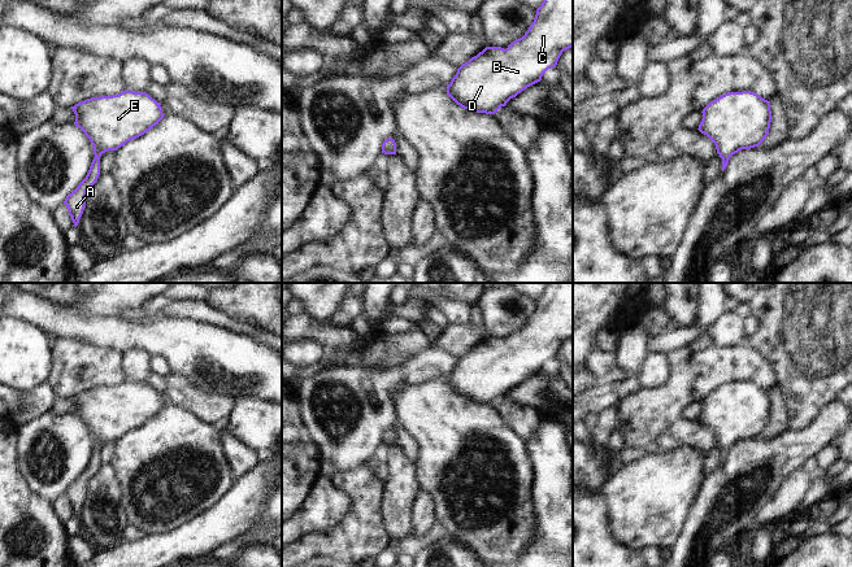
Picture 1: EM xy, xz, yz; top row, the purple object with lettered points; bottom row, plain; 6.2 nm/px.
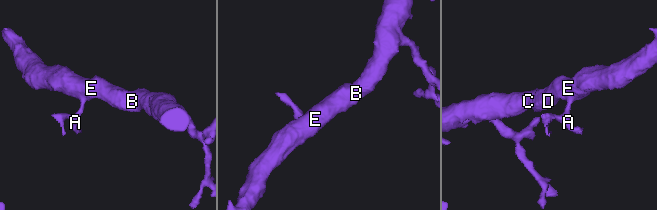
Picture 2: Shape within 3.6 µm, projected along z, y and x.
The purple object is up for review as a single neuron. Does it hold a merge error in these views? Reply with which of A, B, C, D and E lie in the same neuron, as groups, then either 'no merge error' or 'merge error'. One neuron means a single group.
A B C D E | no merge error

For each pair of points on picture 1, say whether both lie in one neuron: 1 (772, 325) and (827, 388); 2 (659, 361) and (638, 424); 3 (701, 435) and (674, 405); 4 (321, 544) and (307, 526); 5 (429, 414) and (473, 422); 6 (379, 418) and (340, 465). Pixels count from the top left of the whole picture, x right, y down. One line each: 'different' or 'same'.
1: same
2: different
3: different
4: different
5: same
6: same

